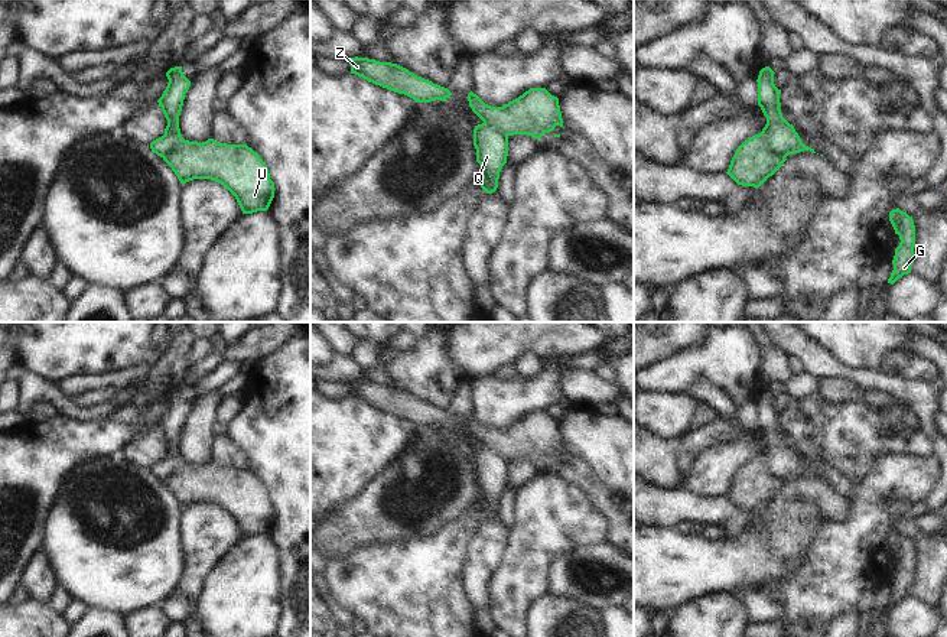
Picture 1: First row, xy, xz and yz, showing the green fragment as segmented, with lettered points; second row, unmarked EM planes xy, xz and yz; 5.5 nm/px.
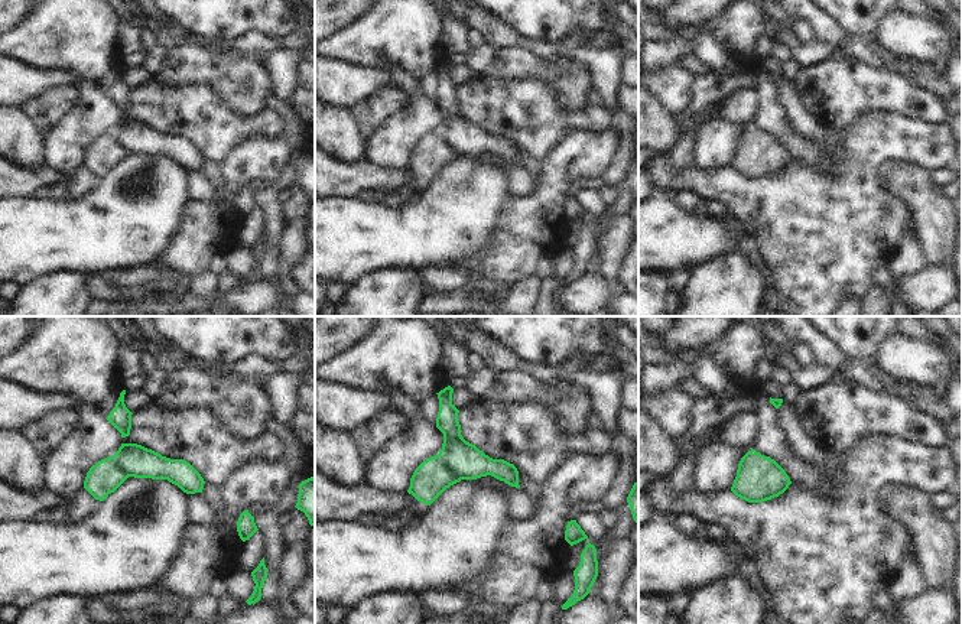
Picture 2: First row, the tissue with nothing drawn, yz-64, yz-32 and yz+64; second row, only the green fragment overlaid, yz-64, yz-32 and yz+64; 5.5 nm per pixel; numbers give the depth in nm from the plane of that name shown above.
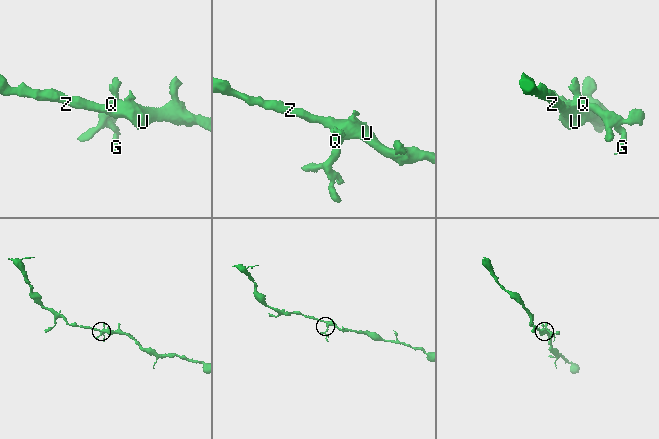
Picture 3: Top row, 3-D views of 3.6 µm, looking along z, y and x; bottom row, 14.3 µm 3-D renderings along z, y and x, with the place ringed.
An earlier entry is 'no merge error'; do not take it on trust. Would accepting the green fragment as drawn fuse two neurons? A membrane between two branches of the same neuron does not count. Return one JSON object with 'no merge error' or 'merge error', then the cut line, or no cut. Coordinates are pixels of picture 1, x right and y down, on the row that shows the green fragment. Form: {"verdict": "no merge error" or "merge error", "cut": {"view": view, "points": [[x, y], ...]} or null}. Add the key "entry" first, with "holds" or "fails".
{"entry": "fails", "verdict": "merge error", "cut": {"view": "yz", "points": [[757, 135], [784, 158]]}}

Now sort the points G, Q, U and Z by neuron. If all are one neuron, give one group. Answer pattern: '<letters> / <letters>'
G Q / U Z

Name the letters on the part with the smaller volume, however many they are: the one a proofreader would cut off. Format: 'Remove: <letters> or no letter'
Remove: G, Q.

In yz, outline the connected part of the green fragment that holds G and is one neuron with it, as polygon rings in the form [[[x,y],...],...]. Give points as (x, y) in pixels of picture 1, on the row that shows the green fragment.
[[[899,208],[889,212],[889,221],[901,240],[899,246],[895,248],[892,260],[894,270],[888,279],[888,283],[894,285],[899,277],[911,273],[915,247],[915,225],[912,217]]]

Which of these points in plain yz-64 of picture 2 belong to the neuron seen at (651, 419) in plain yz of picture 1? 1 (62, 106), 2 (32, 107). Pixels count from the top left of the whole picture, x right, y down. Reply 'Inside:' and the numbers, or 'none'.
Inside: none

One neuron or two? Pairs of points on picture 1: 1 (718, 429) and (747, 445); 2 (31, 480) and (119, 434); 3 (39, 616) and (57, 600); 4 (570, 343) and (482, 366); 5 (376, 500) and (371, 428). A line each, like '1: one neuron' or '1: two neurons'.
1: two neurons
2: one neuron
3: two neurons
4: one neuron
5: two neurons

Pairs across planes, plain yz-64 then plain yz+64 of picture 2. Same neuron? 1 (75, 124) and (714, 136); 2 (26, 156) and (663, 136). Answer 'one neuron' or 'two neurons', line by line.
1: one neuron
2: one neuron

